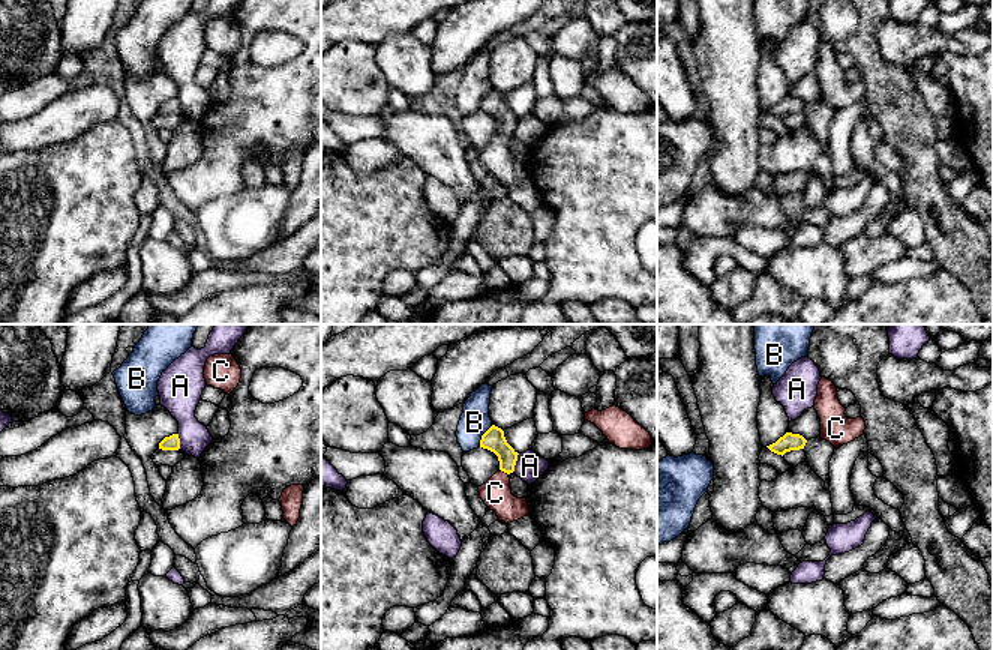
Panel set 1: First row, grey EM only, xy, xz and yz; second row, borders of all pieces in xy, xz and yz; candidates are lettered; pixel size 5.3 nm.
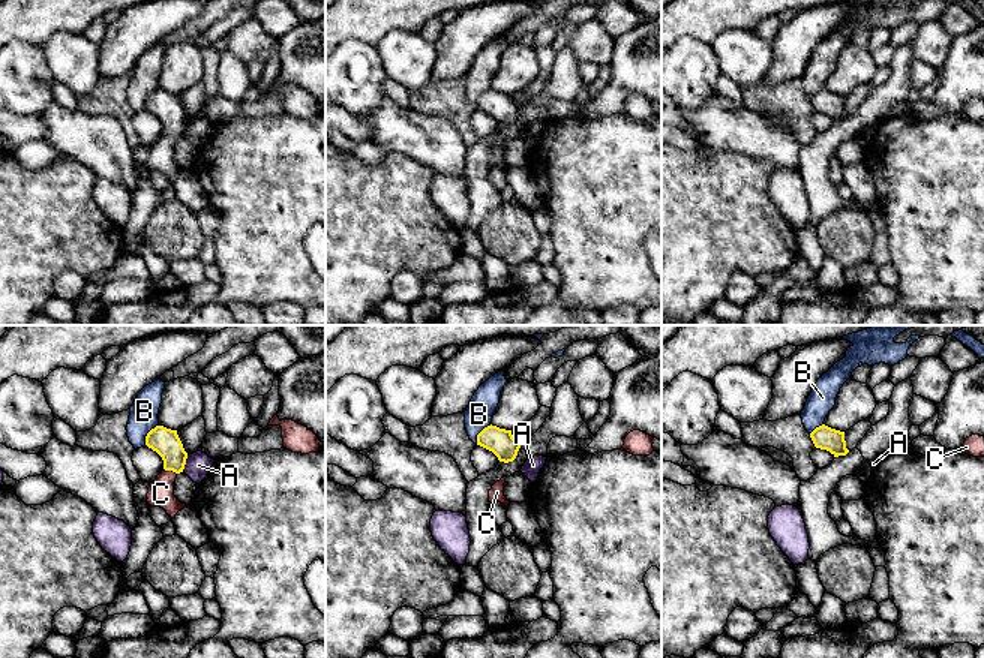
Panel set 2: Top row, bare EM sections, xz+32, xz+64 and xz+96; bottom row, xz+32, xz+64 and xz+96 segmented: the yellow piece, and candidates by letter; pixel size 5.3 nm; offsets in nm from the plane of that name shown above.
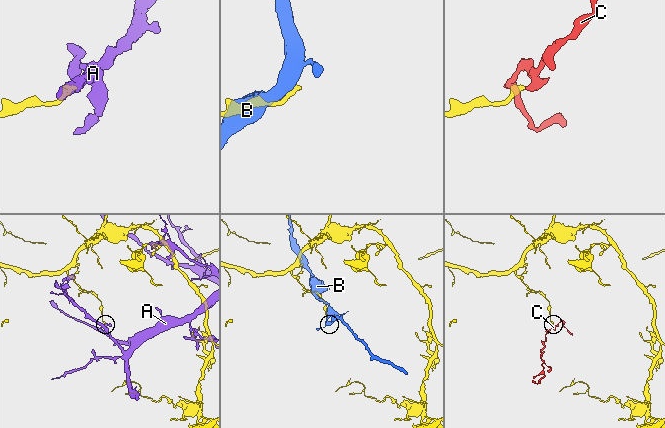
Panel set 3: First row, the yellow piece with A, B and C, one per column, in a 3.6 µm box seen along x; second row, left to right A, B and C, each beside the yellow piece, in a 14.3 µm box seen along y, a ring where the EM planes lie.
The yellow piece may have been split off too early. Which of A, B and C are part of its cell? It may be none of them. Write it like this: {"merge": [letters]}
{"merge": ["C"]}

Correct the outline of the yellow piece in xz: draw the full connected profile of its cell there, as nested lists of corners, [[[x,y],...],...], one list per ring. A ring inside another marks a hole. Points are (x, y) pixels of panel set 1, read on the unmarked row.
[[[492,89],[482,99],[480,111],[494,116],[500,125],[500,134],[478,150],[480,162],[506,188],[530,179],[526,162],[514,161],[510,153],[508,138],[514,135],[519,117],[507,107],[504,95]]]

